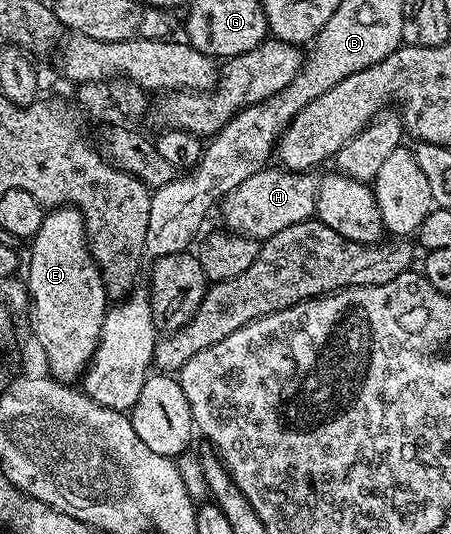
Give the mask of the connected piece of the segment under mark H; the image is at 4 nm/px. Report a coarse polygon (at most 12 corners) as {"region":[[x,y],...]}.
{"region":[[256,171],[221,200],[222,224],[264,241],[314,218],[318,176]]}

